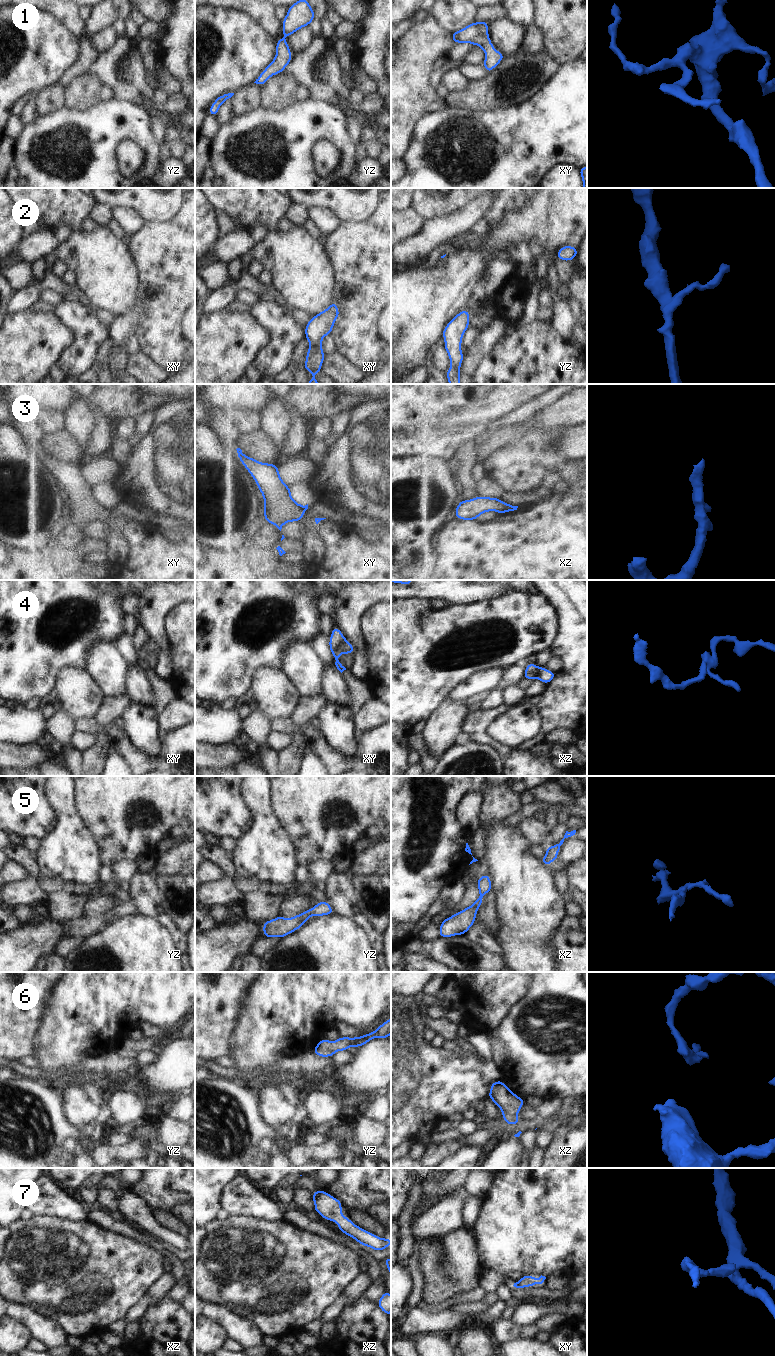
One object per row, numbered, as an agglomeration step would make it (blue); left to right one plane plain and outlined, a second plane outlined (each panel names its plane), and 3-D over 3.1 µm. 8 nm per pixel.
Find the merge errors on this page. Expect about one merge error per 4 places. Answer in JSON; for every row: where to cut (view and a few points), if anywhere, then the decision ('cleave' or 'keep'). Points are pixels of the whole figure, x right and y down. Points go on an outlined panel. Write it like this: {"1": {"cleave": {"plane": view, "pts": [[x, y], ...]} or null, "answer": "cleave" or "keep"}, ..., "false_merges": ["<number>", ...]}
{"1": {"cleave": null, "answer": "keep"}, "2": {"cleave": null, "answer": "keep"}, "3": {"cleave": null, "answer": "keep"}, "4": {"cleave": {"plane": "xz", "pts": [[539, 667], [535, 676], [532, 673], [525, 672]]}, "answer": "cleave"}, "5": {"cleave": null, "answer": "keep"}, "6": {"cleave": null, "answer": "keep"}, "7": {"cleave": null, "answer": "keep"}, "false_merges": ["4"]}

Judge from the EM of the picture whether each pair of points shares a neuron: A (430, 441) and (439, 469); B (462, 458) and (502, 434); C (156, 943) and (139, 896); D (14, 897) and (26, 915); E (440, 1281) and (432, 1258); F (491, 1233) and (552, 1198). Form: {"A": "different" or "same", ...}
{"A": "different", "B": "different", "C": "different", "D": "different", "E": "same", "F": "same"}

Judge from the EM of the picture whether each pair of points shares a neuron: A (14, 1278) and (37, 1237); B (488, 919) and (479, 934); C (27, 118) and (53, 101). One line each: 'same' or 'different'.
A: same
B: different
C: same

